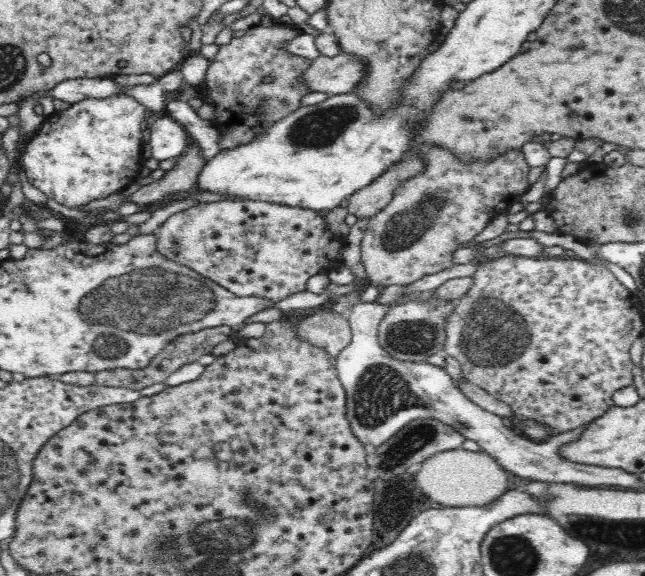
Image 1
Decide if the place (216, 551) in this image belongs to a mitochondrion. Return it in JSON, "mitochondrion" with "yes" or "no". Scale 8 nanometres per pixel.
{"mitochondrion":"yes"}

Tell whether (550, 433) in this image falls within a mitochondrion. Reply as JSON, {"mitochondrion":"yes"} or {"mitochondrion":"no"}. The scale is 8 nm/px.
{"mitochondrion":"no"}

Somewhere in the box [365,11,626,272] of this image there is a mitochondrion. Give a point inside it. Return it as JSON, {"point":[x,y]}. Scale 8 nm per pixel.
{"point":[404,228]}

